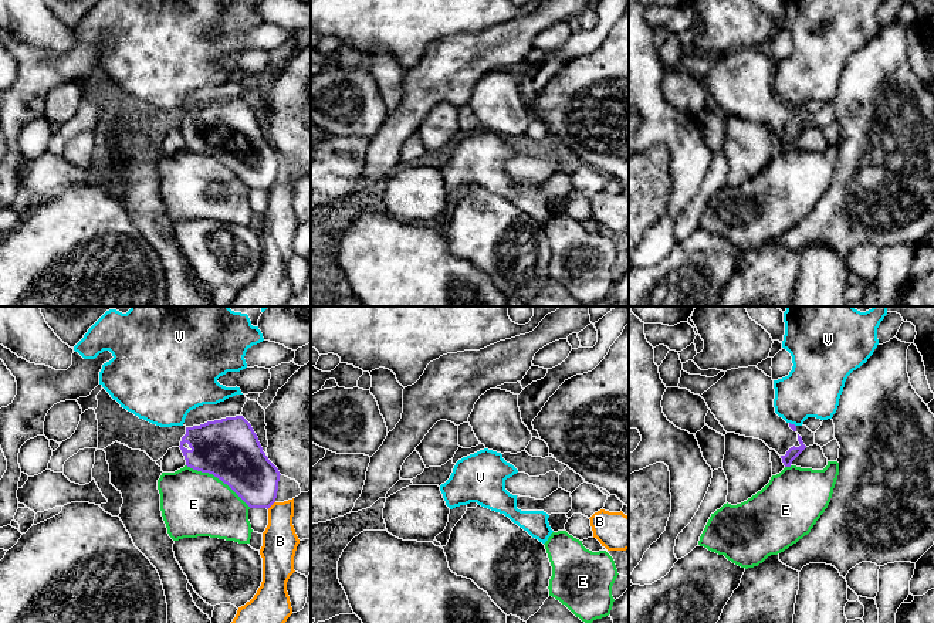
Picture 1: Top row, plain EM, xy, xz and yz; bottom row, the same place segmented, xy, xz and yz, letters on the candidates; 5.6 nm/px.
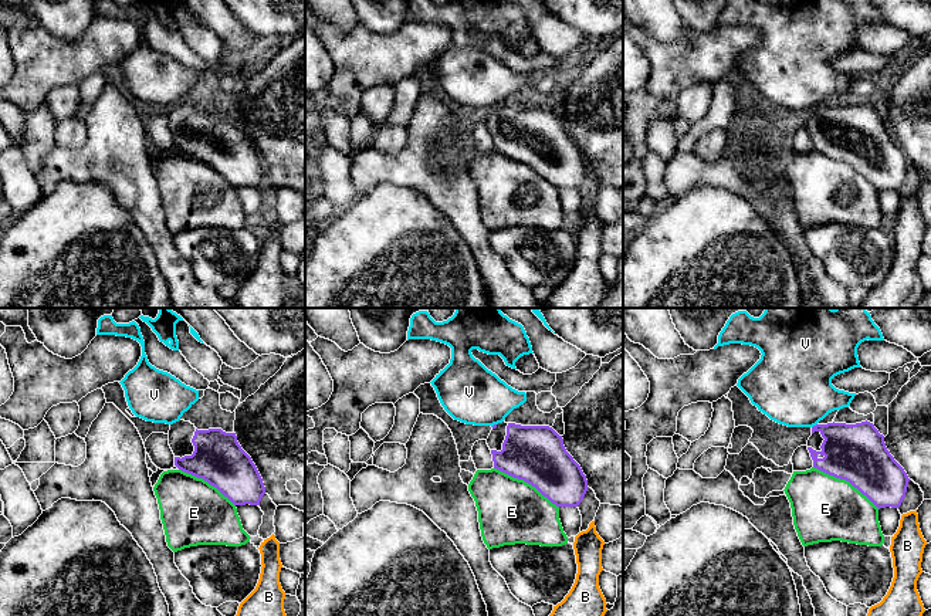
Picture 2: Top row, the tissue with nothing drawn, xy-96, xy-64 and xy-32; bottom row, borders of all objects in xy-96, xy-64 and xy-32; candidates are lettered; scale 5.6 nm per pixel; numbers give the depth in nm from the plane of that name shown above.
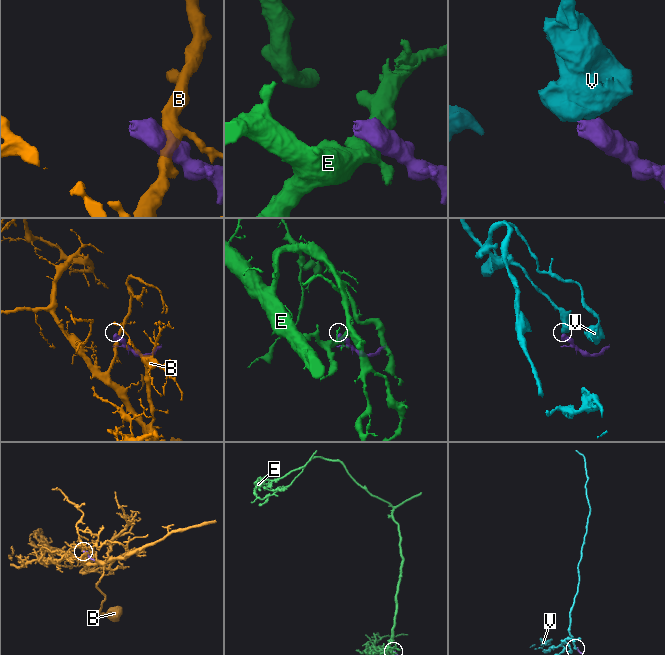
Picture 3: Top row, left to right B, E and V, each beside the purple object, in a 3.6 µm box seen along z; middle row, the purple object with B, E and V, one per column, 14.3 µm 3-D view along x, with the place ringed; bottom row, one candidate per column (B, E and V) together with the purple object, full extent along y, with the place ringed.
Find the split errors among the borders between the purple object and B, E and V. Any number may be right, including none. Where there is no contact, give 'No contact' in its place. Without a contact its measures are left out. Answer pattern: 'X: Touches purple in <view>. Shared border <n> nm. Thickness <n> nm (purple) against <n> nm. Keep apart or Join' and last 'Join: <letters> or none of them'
B: Touches purple in xy. Shared border 60 nm. Thickness 280 nm (purple) against 200 nm. Keep apart
E: Touches purple in xy. Shared border 440 nm. Thickness 340 nm (purple) against 380 nm. Keep apart
V: Touches purple in yz. Shared border 50 nm. Thickness 30 nm (purple) against 320 nm. Keep apart
Join: none of them

